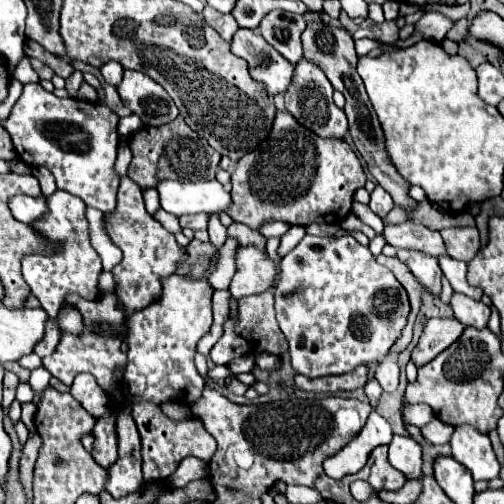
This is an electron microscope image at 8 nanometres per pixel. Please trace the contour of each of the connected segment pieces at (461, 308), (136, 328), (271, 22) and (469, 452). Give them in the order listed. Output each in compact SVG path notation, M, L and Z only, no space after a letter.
M452 294L450 300L450 308L454 310L454 318L458 322L462 322L464 326L474 326L474 328L484 328L488 324L490 318L490 308L480 302L480 300L472 300L464 294Z
M176 274L162 278L162 300L128 316L128 366L124 372L124 394L132 402L170 402L170 392L184 392L188 404L196 402L206 386L194 366L198 340L212 326L212 288L208 280L190 282Z
M272 10L266 14L258 26L262 38L272 44L286 60L296 64L302 58L300 36L306 28L302 14L292 14L286 10Z
M470 424L454 428L450 446L452 456L472 472L474 480L494 480L500 476L500 464L492 450L490 438L474 430Z

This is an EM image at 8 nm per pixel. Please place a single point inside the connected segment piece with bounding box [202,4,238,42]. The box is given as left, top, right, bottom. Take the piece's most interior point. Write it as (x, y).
(224, 24)

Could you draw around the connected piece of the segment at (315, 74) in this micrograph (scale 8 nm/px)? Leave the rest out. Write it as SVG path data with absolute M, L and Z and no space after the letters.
M302 58L296 68L294 68L294 78L290 88L284 94L286 100L286 110L308 130L316 132L318 136L334 136L334 138L344 138L344 134L348 132L348 120L344 110L340 110L334 102L332 102L332 84L328 82L326 74L310 60Z

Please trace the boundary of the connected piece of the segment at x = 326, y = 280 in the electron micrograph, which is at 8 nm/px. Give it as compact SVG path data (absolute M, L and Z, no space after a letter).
M306 234L300 244L280 260L280 280L274 288L276 320L288 340L292 366L298 374L320 378L346 374L360 364L380 362L392 344L400 338L410 312L408 294L390 270L380 266L368 246L356 242L350 234L336 238L318 238Z

